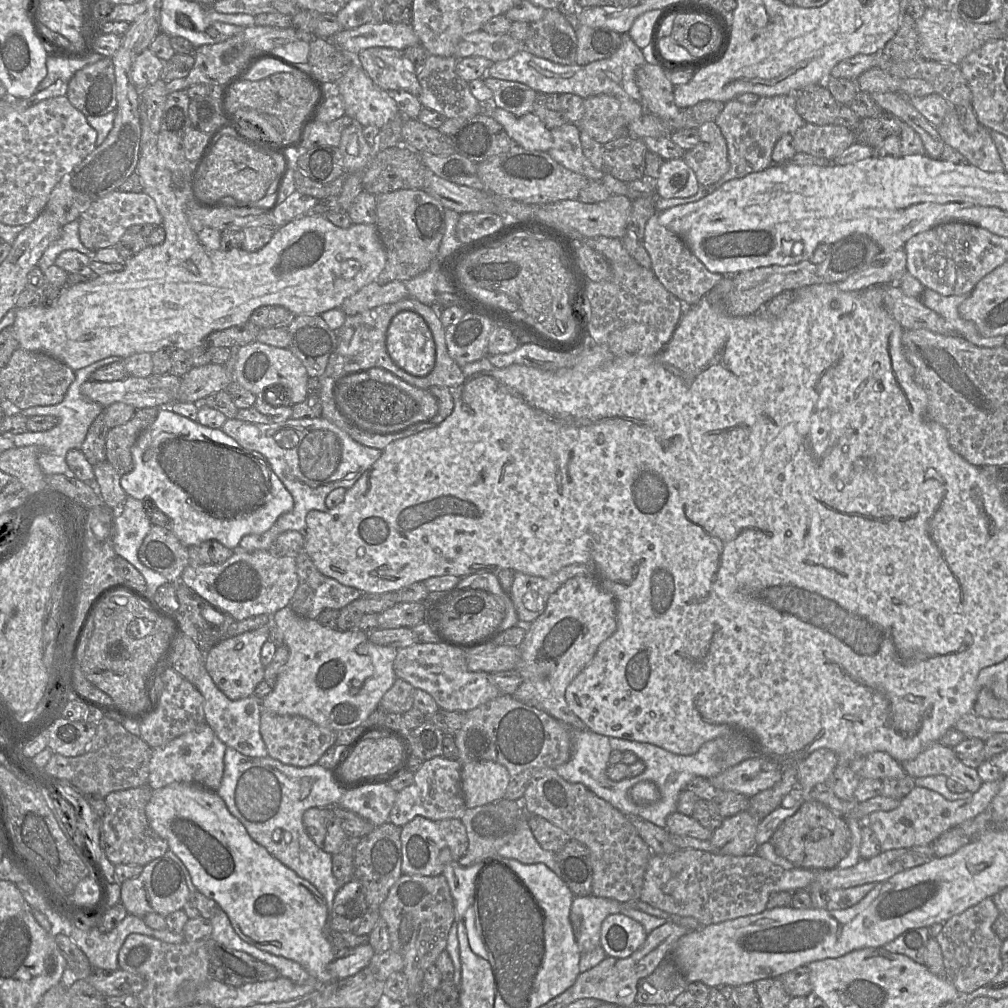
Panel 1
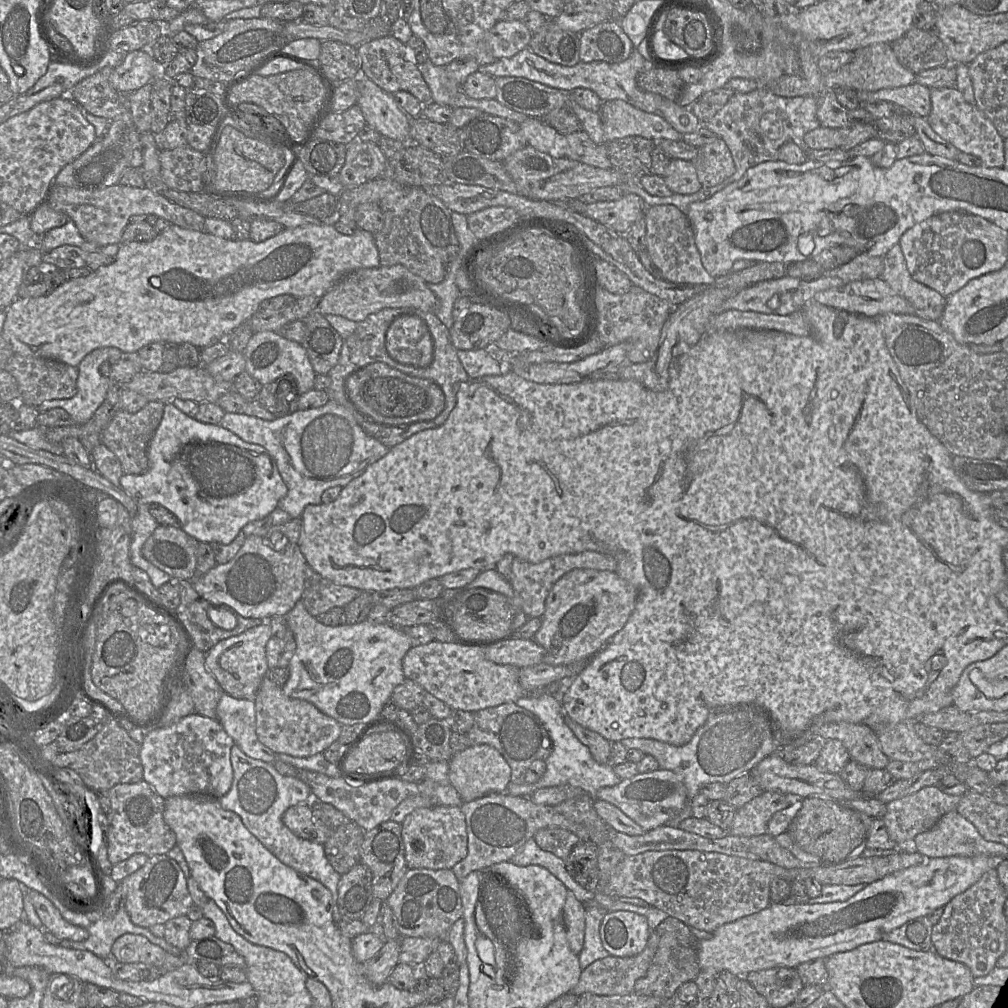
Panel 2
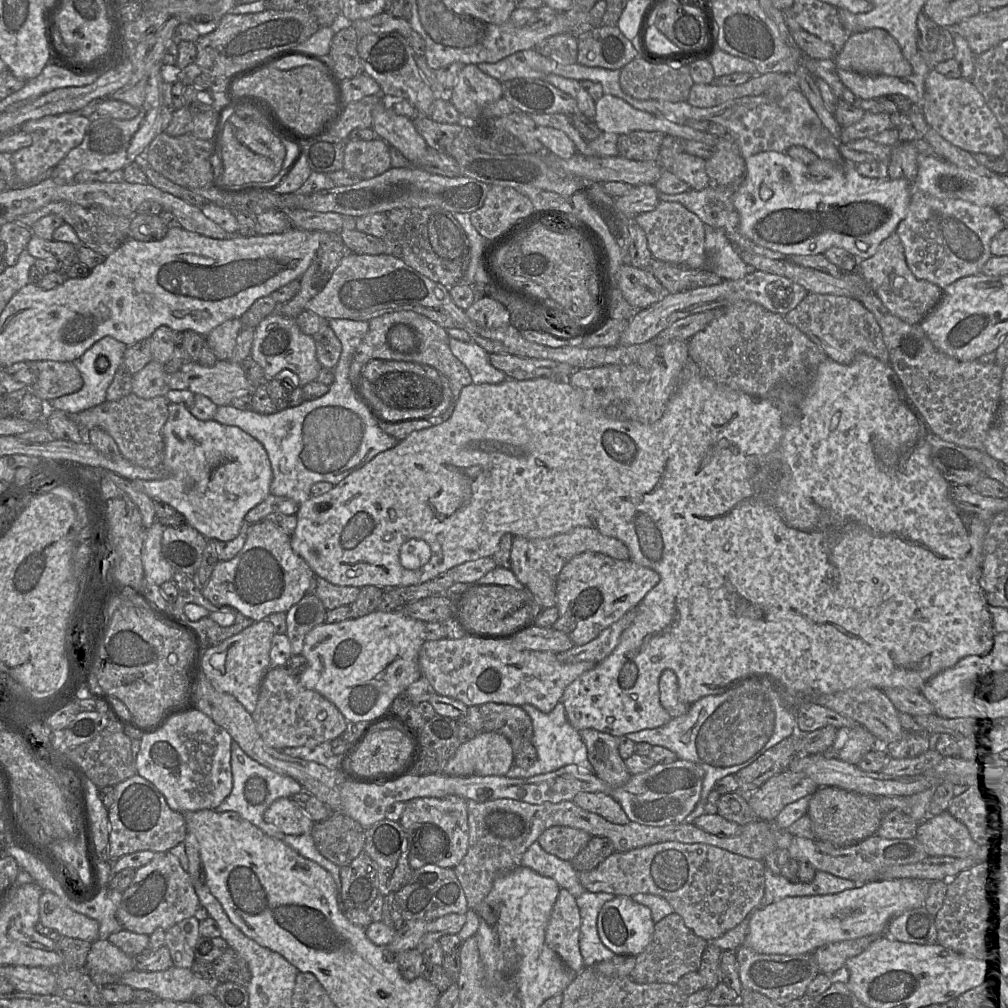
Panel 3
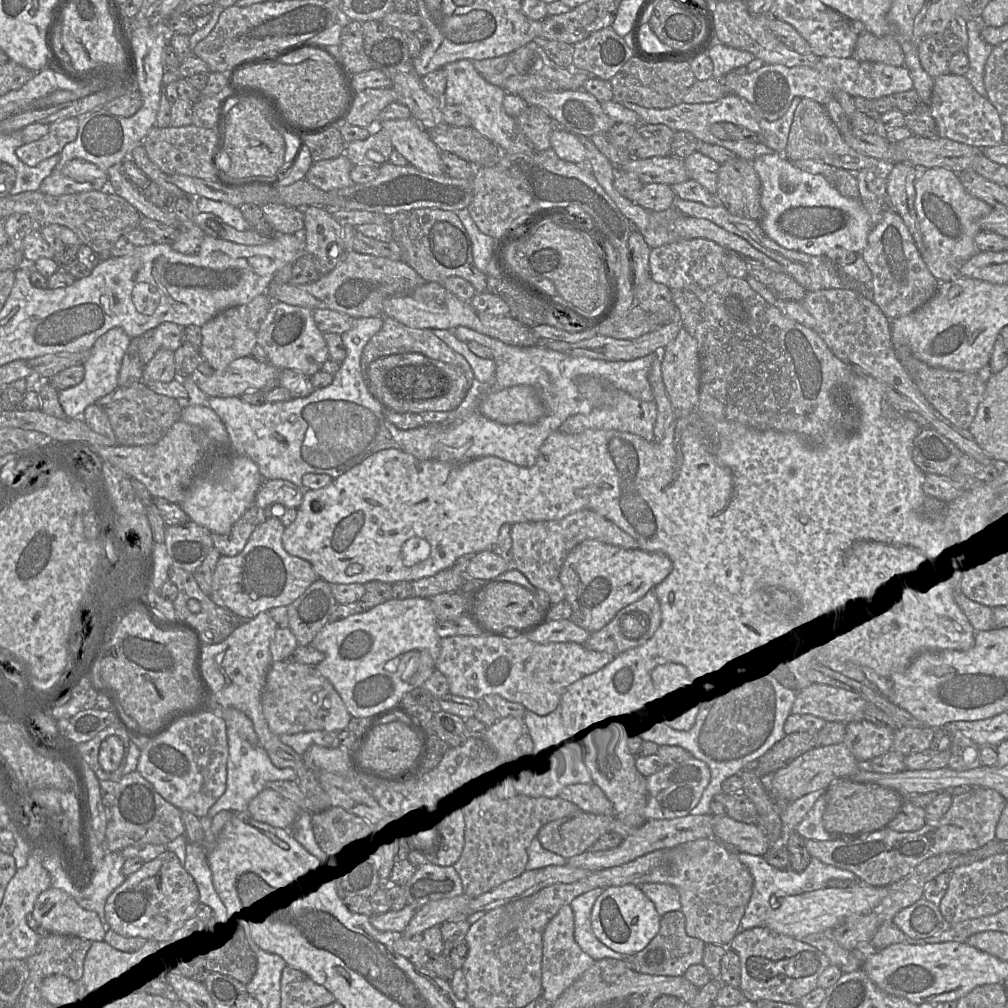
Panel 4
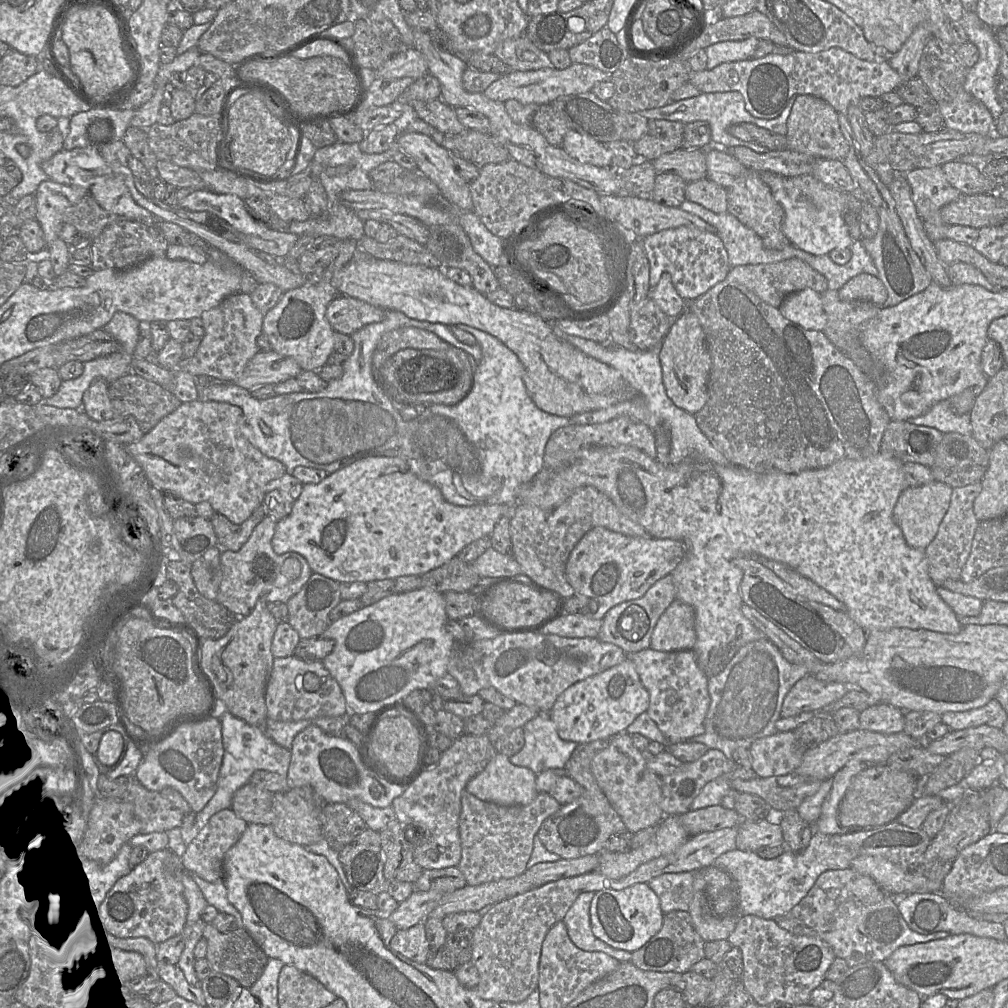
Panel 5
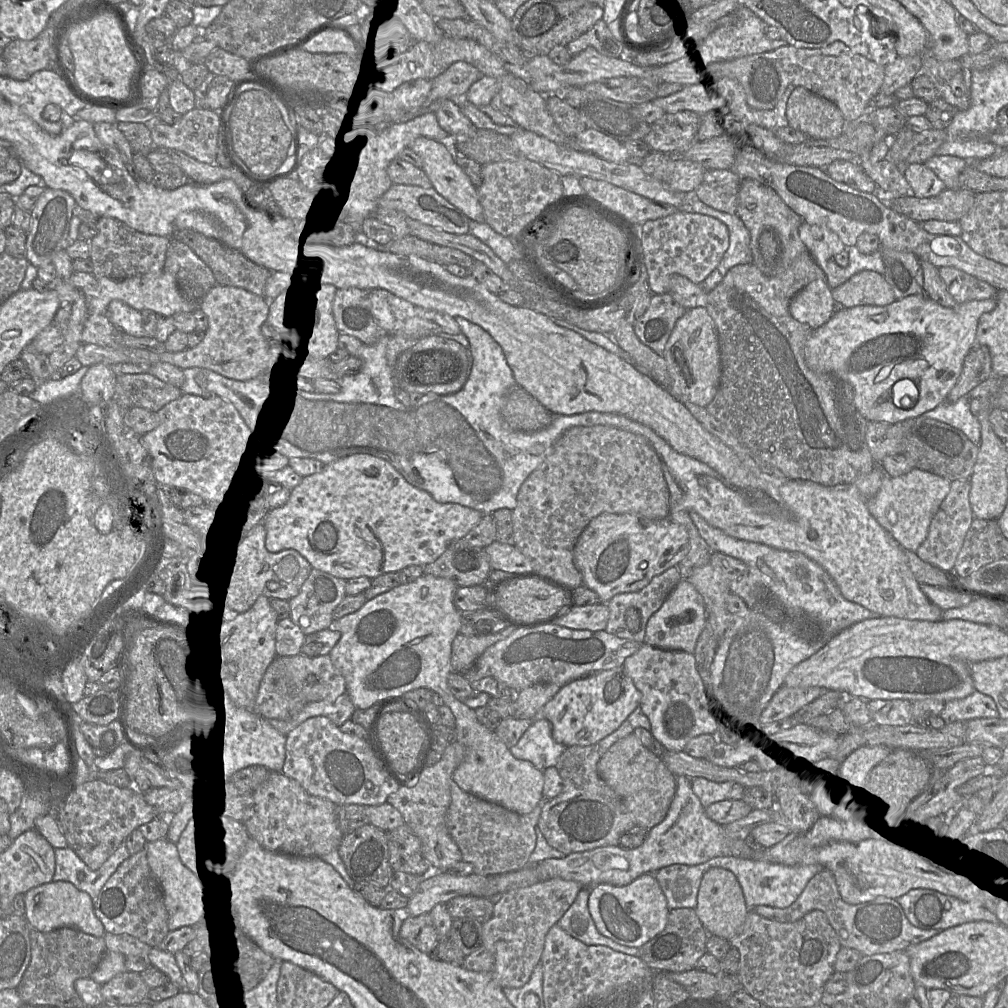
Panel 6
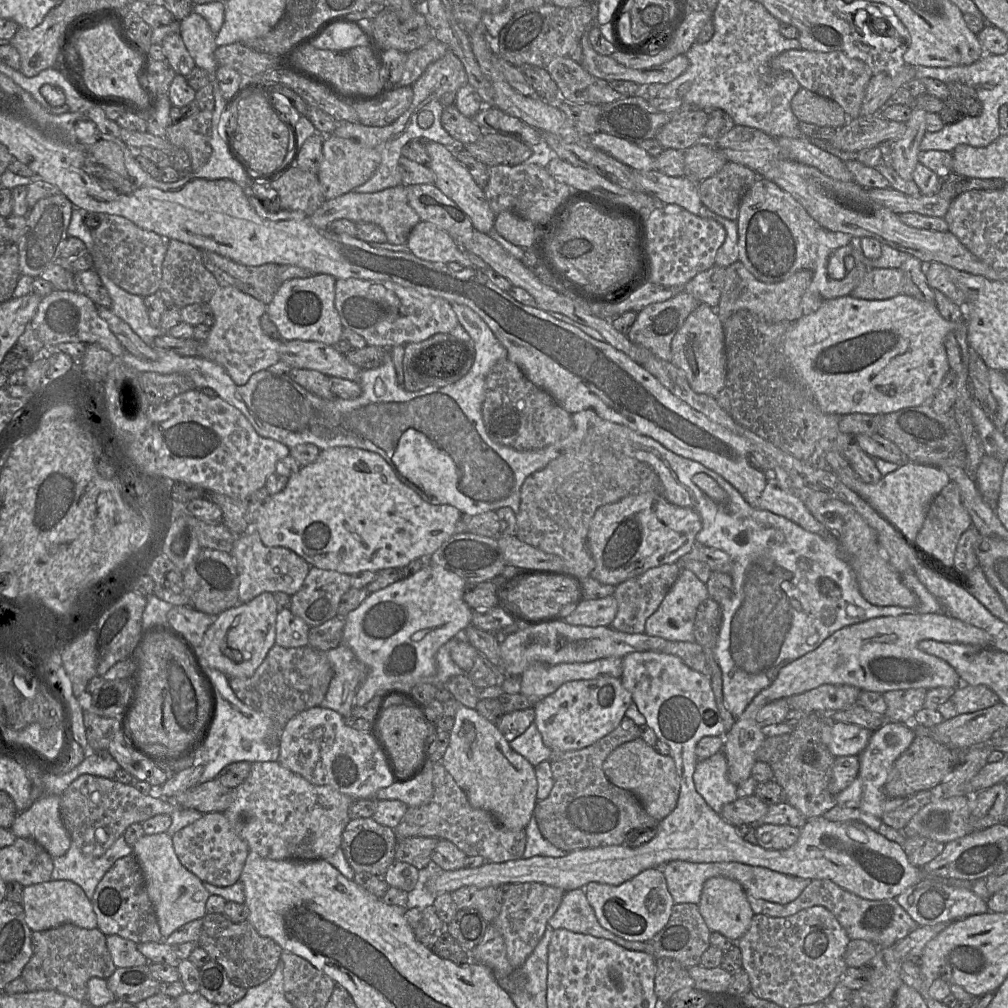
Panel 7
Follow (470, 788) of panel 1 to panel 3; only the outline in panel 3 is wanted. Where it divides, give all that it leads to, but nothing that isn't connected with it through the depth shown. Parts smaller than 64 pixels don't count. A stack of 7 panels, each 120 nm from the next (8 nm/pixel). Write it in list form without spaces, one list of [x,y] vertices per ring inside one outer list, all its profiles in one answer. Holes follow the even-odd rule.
[[[481,731],[459,746],[441,765],[441,772],[456,777],[505,776],[513,765],[508,739],[495,732]]]

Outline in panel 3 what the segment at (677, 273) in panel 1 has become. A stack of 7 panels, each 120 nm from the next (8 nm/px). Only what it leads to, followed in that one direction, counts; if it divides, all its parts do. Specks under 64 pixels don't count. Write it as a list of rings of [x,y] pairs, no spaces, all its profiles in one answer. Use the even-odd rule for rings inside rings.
[[[660,202],[650,212],[637,215],[631,222],[642,228],[653,259],[674,264],[682,268],[706,268],[706,226],[693,213],[676,202]]]

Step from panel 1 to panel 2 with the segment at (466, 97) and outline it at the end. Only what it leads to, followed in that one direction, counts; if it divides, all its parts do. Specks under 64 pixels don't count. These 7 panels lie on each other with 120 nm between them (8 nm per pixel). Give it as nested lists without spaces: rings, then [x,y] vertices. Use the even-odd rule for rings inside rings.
[[[430,60],[419,66],[422,76],[431,91],[432,101],[451,106],[451,98],[457,92],[462,91],[461,86],[448,78],[445,67],[436,66]]]

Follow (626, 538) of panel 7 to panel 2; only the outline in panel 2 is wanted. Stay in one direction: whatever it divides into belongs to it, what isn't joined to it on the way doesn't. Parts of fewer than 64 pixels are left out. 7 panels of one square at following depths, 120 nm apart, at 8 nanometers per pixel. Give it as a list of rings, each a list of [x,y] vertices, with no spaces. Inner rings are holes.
[[[574,569],[563,575],[546,598],[542,626],[534,640],[545,649],[544,663],[588,663],[627,623],[638,597],[634,585],[615,571]]]

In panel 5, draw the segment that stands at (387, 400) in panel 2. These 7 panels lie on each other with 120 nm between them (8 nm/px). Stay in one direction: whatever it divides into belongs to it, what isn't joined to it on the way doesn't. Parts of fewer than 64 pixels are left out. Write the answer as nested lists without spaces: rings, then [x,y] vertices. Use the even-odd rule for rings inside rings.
[[[453,345],[445,350],[406,348],[387,359],[375,371],[375,379],[394,402],[455,405],[470,391],[475,368],[473,356]]]

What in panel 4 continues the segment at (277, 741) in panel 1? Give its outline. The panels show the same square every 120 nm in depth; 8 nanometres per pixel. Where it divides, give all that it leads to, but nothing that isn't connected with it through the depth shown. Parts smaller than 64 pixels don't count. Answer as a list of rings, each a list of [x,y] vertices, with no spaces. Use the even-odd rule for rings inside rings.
[[[283,660],[272,662],[262,692],[262,710],[269,729],[276,735],[300,732],[341,732],[351,715],[332,683],[313,665]]]

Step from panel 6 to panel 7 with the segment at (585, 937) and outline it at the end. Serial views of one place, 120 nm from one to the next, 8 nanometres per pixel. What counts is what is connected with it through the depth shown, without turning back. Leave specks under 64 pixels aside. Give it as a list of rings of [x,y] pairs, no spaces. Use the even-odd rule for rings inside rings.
[[[582,888],[565,892],[548,924],[553,929],[563,928],[576,933],[605,938],[628,950],[645,951],[646,942],[626,940],[603,928]]]

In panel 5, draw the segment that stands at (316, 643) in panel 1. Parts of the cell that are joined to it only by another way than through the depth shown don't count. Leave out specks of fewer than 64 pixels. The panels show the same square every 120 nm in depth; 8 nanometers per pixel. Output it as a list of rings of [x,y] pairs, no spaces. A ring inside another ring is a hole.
[[[420,587],[386,596],[334,622],[330,621],[319,637],[332,639],[335,645],[322,662],[339,683],[348,710],[356,714],[373,713],[385,704],[402,700],[413,690],[432,689],[436,681],[448,673],[448,661],[457,644],[446,629],[448,619],[444,593]]]

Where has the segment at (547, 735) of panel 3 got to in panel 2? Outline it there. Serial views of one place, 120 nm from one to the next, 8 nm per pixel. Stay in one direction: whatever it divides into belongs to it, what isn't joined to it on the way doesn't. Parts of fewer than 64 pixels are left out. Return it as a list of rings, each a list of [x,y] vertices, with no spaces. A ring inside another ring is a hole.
[[[556,689],[529,694],[515,703],[519,707],[532,712],[541,720],[552,741],[552,752],[545,759],[546,771],[538,782],[533,783],[536,786],[536,790],[568,784],[582,789],[590,796],[595,796],[599,789],[615,786],[622,781],[615,774],[613,770],[614,765],[596,762],[589,748],[579,741],[573,731],[567,726],[564,719],[564,707],[557,696]]]

